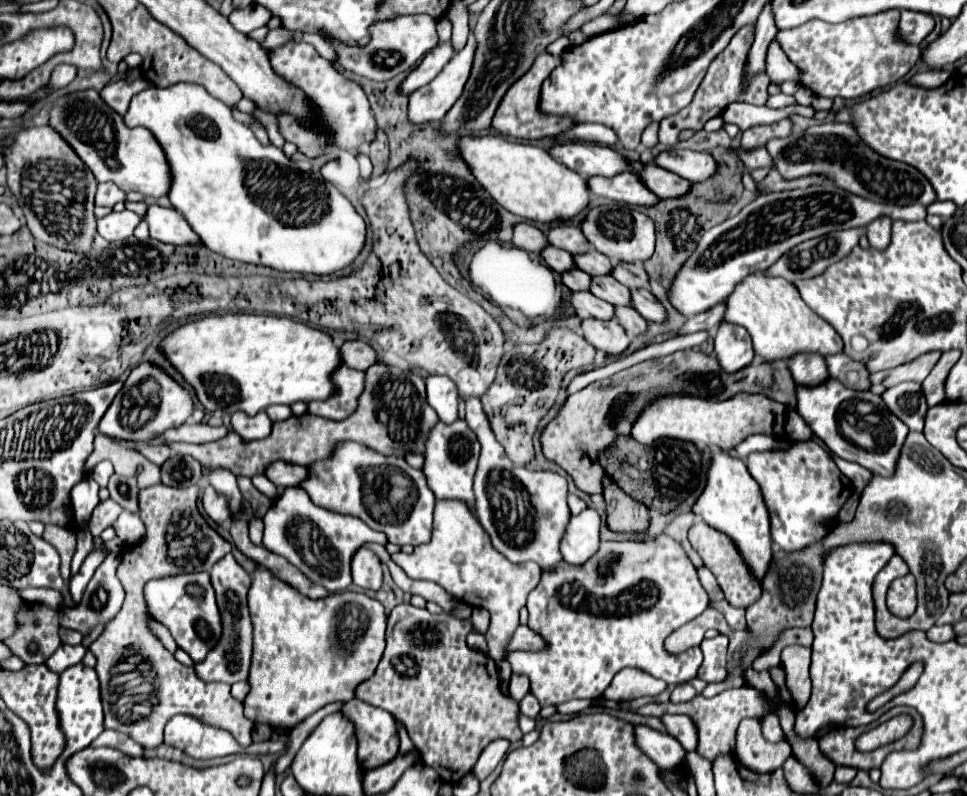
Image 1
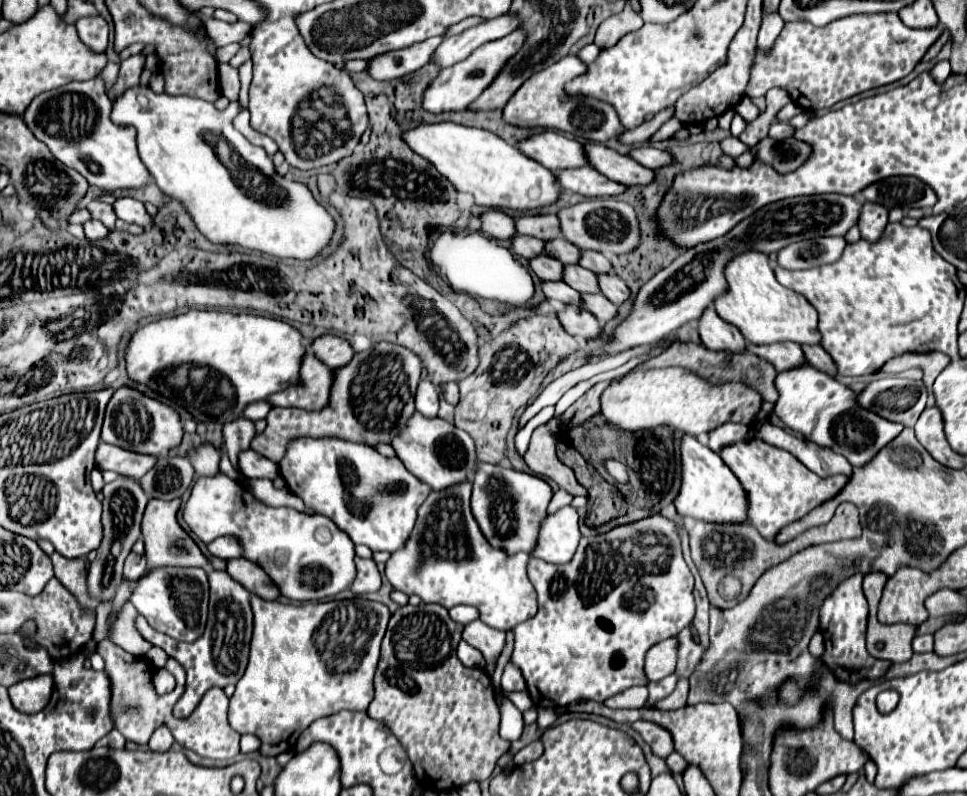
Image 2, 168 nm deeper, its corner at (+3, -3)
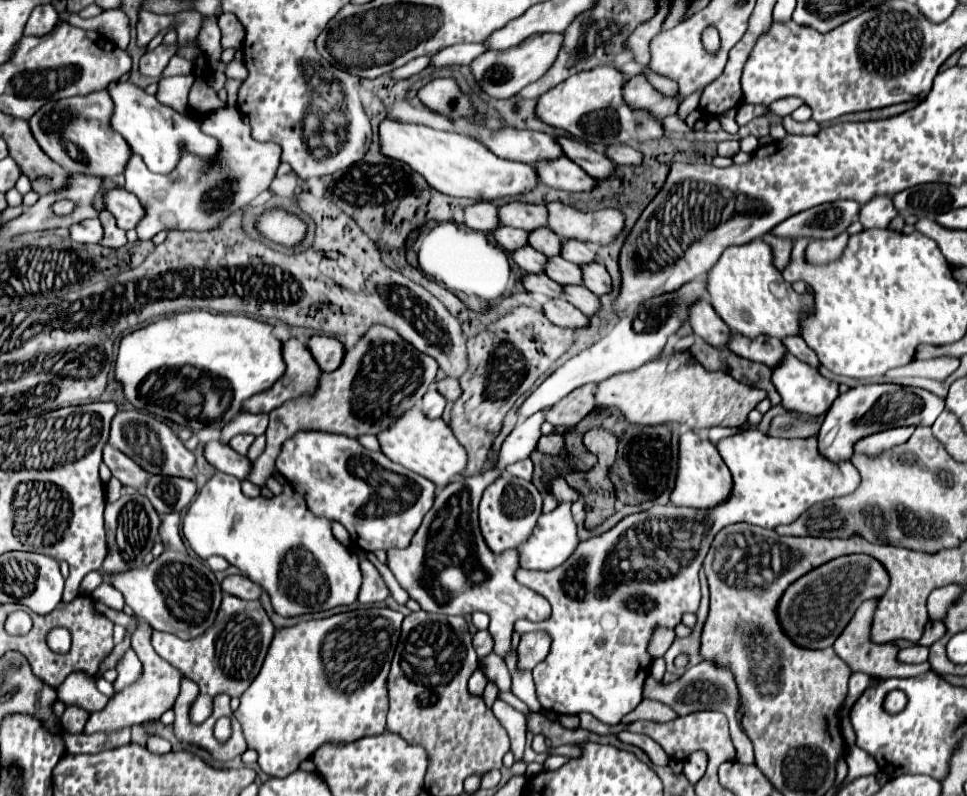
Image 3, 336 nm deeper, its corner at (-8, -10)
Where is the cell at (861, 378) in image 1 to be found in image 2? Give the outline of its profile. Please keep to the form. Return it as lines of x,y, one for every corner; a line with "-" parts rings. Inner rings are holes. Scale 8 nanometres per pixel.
802,346
804,348
804,354
808,354
808,364
826,372
828,376
836,376
838,374
838,368
836,368
836,362
832,360
830,354
826,354
826,350
822,346

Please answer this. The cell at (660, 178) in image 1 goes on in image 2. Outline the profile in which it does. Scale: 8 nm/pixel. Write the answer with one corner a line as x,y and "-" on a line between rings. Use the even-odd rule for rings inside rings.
586,144
586,150
592,166
614,182
620,182
624,186
646,186
656,180
654,170
640,166
630,156
622,156
604,144

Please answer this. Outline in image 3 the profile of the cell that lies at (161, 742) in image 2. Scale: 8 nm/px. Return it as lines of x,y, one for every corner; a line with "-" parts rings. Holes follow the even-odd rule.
151,735
151,737
147,739
147,749
149,749
151,753
169,753
169,751
171,751
171,743
169,743
167,739
163,739
163,737

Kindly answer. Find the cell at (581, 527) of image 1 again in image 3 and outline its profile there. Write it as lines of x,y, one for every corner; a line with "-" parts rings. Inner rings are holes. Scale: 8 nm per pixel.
561,501
551,513
545,513
537,519
531,537
517,547
519,567
535,571
551,571
559,567
563,561
567,561
567,557
575,551
575,545
579,545
579,539
577,539
577,525
571,517
571,503

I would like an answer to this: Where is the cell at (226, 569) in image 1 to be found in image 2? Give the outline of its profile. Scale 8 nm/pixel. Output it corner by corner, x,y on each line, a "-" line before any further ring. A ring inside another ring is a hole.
212,570
208,574
210,580
210,616
208,616
208,626
202,634
202,638
198,638
192,644
184,644
184,642
176,642
174,638
162,636
160,632
154,632
148,622
138,616
136,626
140,630
140,634
152,642
154,646
160,646
168,652
170,658
178,660
186,674
186,692
180,698
180,702
174,706
174,714
178,714
178,718
188,716
196,704
200,702
200,698
204,696
206,690
214,688
214,686
228,686
228,684
236,684
248,664
248,644
250,644
250,636
252,636
252,610
250,610
250,592
236,582
230,574
226,574
226,570

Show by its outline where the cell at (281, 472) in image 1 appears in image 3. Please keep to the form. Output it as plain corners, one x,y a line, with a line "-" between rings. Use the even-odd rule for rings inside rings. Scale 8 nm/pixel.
209,441
205,443
205,449
203,449
203,455
209,463
213,463
221,473
227,473
227,475
233,475
237,479
243,481
243,477
247,477
249,469
251,469
251,463
247,457
235,453
229,445
221,443
221,441

